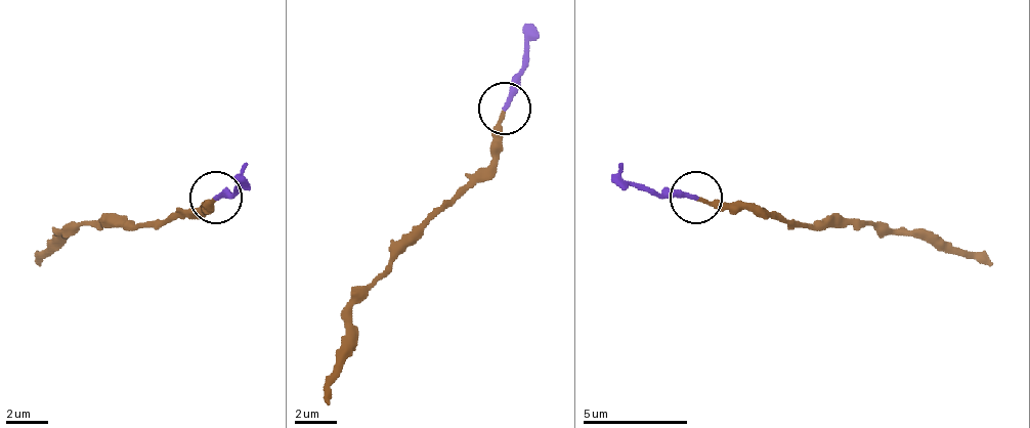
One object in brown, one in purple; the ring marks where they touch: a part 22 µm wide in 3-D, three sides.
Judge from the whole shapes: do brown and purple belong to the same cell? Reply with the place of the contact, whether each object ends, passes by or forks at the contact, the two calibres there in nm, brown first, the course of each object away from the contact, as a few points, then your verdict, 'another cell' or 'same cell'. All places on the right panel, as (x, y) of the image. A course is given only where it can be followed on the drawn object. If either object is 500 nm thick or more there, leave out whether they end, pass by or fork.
at (696, 198); brown ends there; purple ends there; 170 nm thick on the brown side, 240 nm on the other; brown runs (694, 197), (747, 202), (789, 222), (884, 222), (894, 232), (936, 232), (994, 264); purple runs (694, 197), (642, 190), (620, 165); same cell

